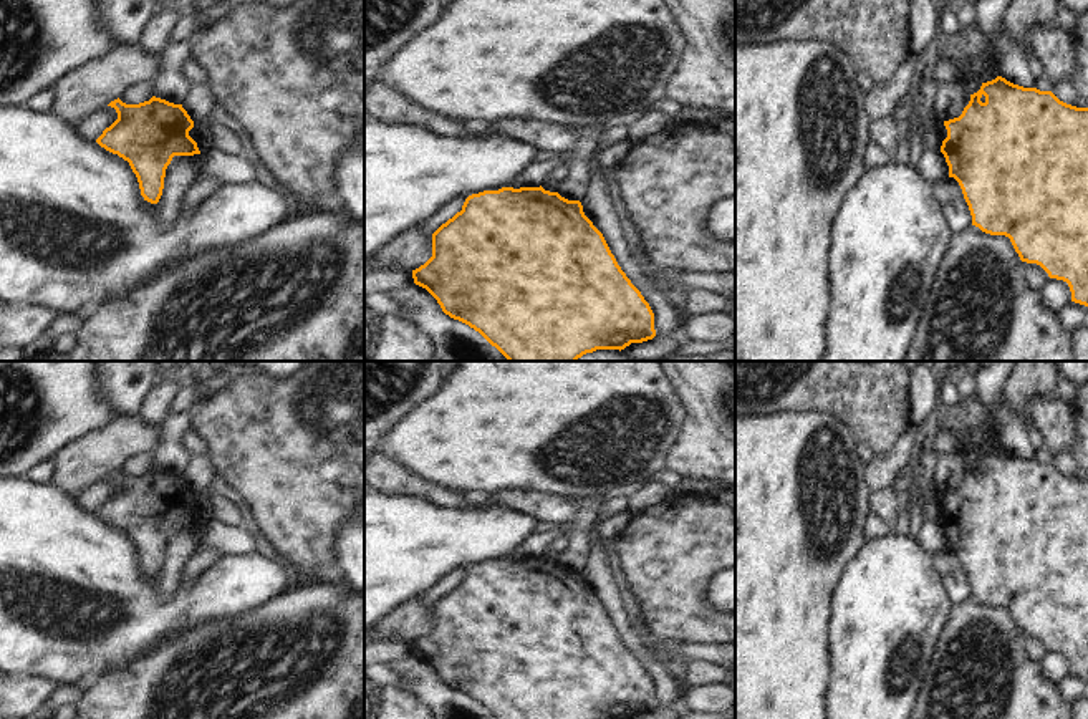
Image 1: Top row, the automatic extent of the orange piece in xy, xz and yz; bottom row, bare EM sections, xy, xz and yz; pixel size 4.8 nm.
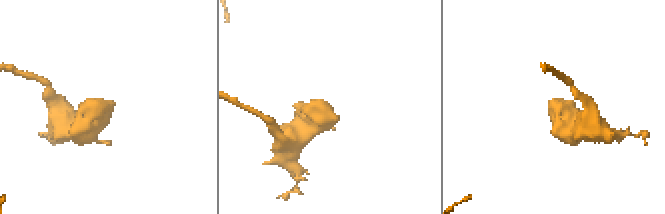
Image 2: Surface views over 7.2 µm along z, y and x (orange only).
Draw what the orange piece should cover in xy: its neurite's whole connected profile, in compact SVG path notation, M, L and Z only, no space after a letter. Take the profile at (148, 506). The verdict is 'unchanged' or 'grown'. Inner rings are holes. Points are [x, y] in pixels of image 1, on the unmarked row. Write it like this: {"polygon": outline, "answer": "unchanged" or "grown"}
{"polygon": "M156 467L139 475L126 475L118 469L108 477L116 480L118 490L96 514L128 532L144 572L157 575L172 528L200 525L189 507L194 492L182 475Z", "answer": "unchanged"}

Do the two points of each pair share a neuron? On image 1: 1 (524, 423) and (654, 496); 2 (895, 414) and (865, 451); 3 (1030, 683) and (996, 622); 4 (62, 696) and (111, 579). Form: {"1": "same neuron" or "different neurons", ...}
{"1": "different neurons", "2": "different neurons", "3": "same neuron", "4": "different neurons"}

